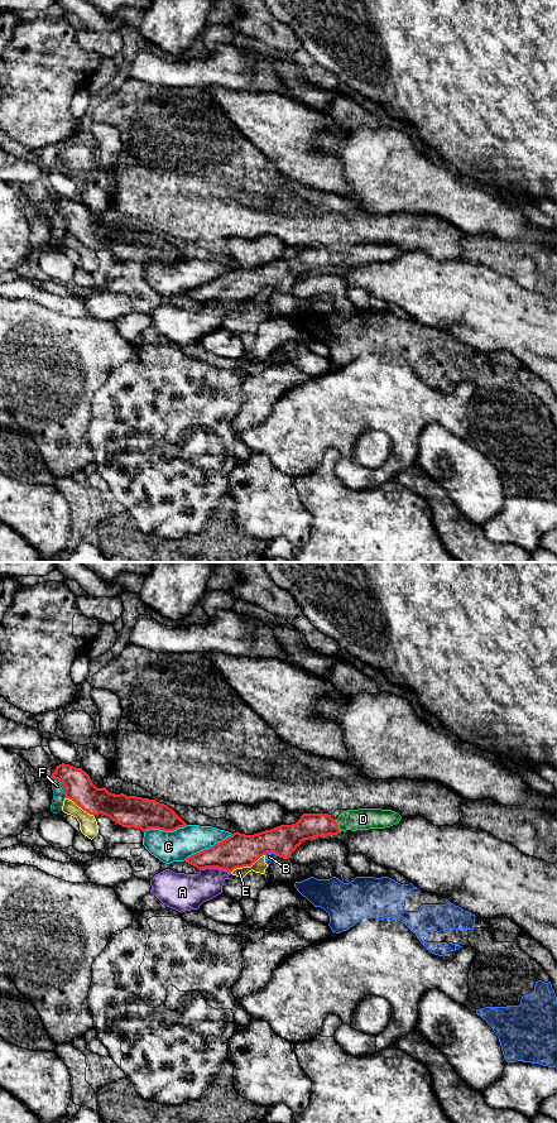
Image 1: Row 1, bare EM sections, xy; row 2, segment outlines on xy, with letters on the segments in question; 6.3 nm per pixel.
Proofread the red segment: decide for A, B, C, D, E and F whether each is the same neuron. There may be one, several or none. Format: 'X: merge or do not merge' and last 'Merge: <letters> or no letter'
A: do not merge
B: do not merge
C: do not merge
D: merge
E: do not merge
F: do not merge
Merge: D

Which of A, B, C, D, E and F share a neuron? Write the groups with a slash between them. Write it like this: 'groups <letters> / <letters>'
groups A / B E / C / D / F

